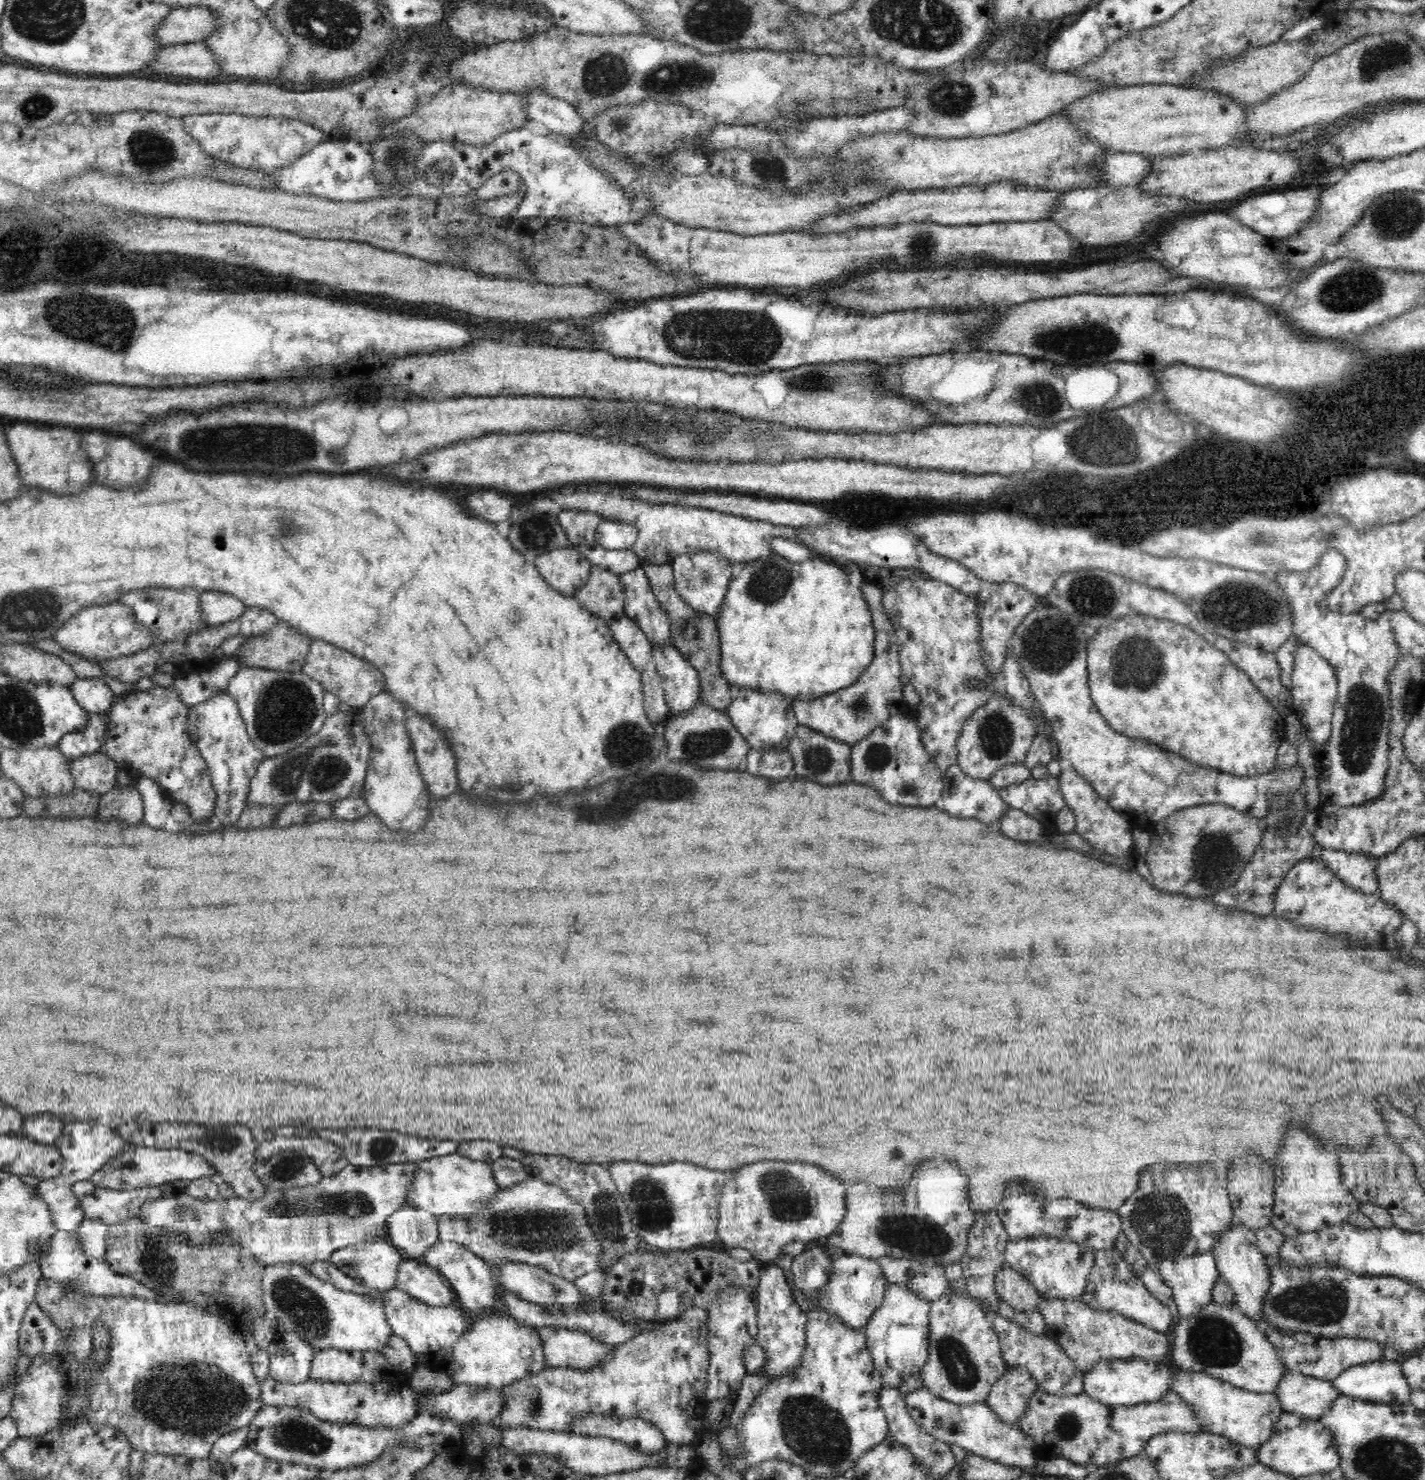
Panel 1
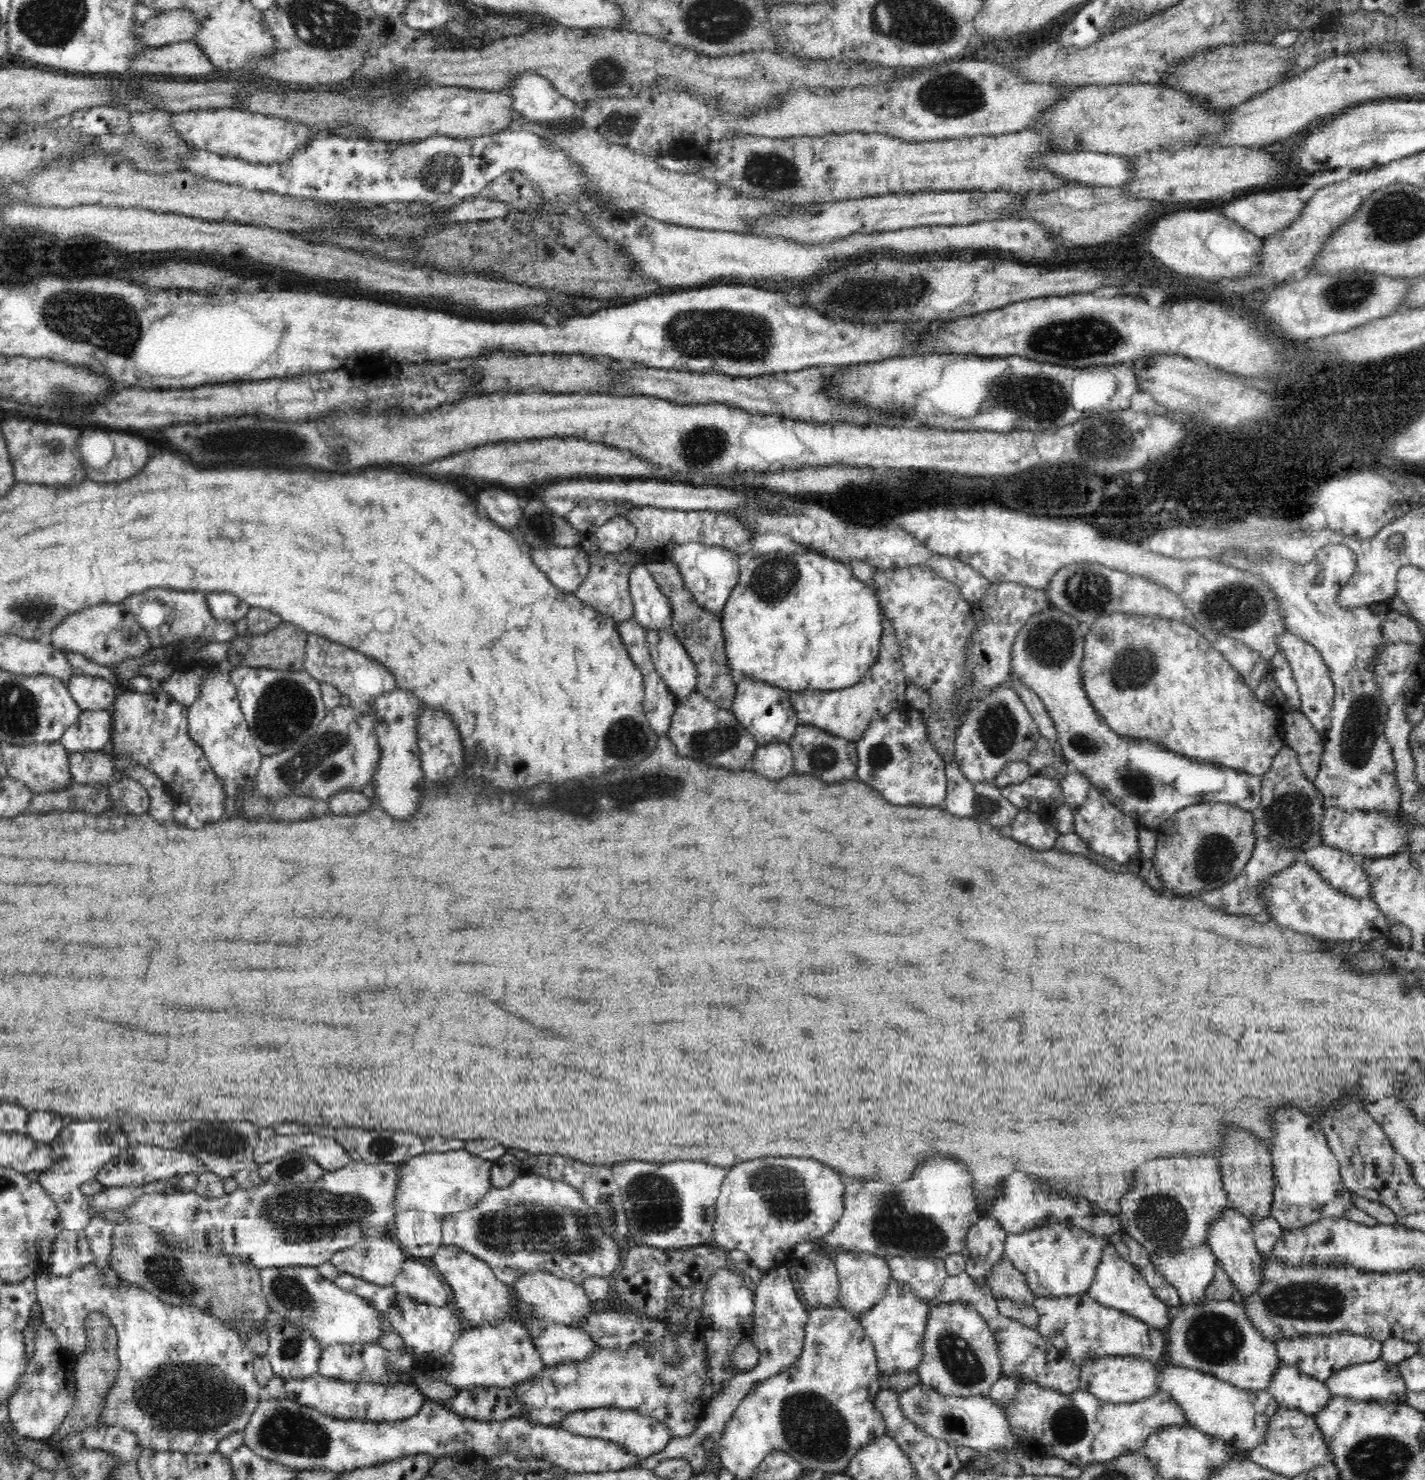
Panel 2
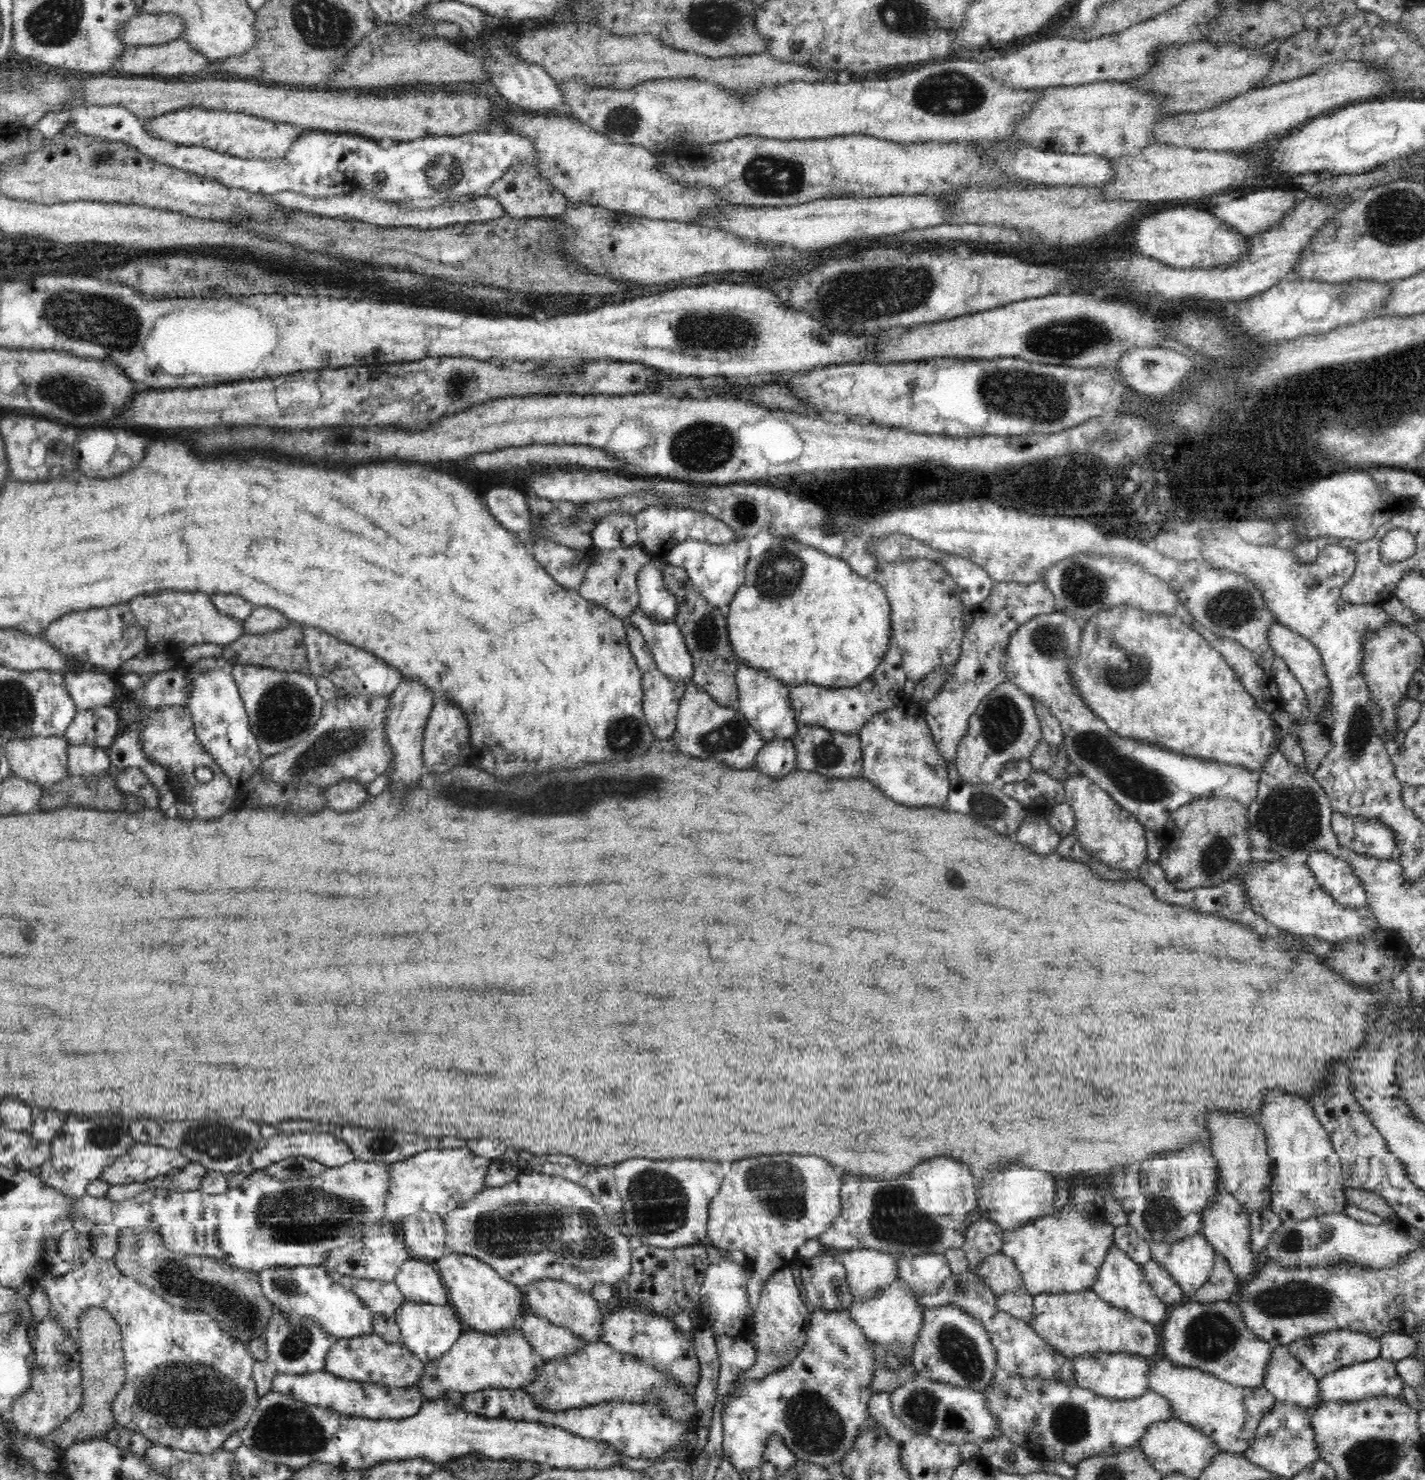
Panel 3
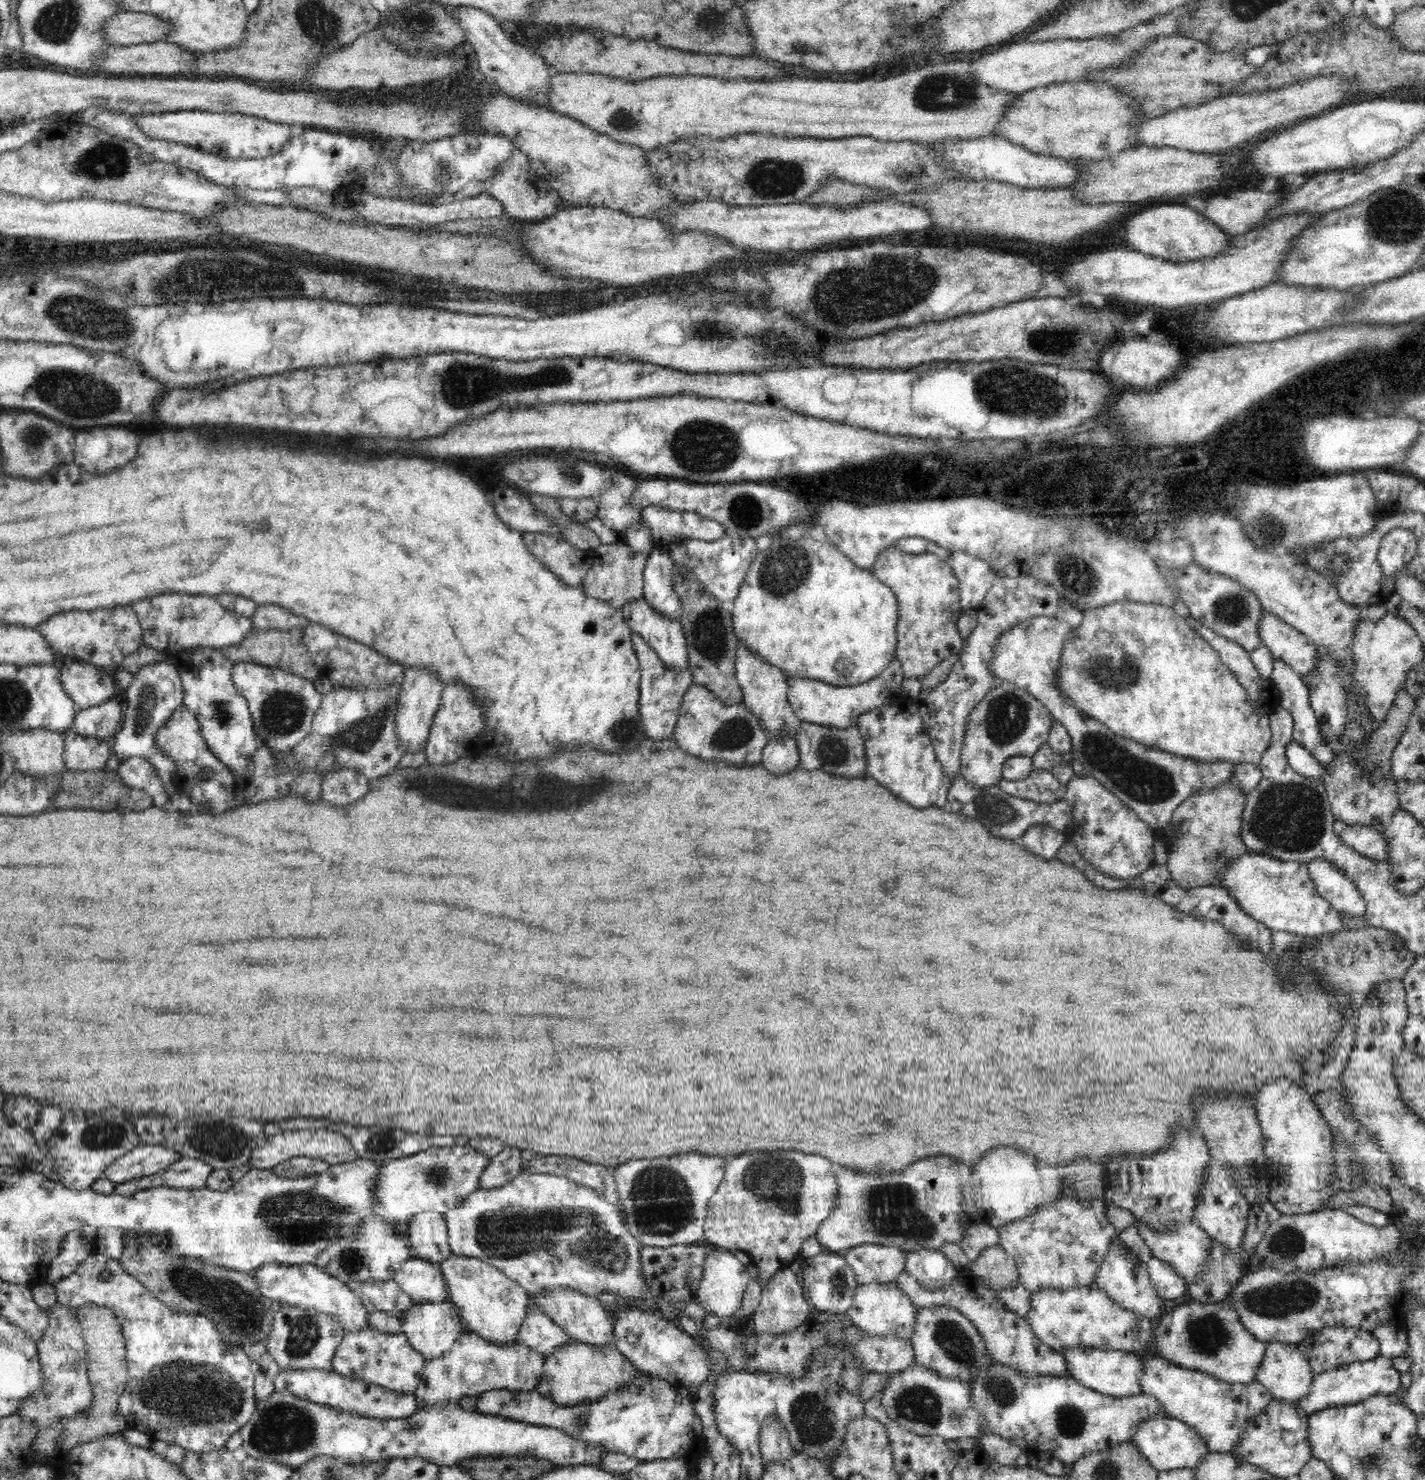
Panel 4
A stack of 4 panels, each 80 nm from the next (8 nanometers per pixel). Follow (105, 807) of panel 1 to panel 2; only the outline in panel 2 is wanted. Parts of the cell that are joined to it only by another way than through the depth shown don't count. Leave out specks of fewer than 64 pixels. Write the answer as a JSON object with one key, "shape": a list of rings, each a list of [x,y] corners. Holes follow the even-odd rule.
{"shape":[[[124,776],[121,781],[114,782],[108,788],[110,812],[124,812],[124,814],[144,814],[148,810],[148,793],[140,783]]]}

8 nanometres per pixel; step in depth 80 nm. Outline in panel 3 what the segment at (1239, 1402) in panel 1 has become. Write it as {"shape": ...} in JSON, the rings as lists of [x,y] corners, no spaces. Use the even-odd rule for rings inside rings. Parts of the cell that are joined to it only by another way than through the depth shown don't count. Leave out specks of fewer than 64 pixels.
{"shape":[[[1168,1359],[1160,1360],[1154,1368],[1149,1386],[1167,1398],[1178,1421],[1192,1425],[1212,1439],[1224,1453],[1244,1454],[1256,1438],[1256,1430],[1262,1416],[1268,1414],[1275,1404],[1275,1397],[1261,1387],[1239,1387],[1222,1381],[1203,1370],[1175,1365]]]}

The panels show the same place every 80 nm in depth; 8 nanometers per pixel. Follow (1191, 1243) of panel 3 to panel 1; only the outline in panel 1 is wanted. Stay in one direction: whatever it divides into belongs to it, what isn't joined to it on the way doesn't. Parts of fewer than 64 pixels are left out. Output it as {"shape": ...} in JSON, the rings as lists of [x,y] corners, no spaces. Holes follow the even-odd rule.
{"shape":[[[1210,1253],[1190,1255],[1183,1259],[1179,1258],[1177,1261],[1164,1259],[1156,1269],[1162,1275],[1166,1284],[1172,1289],[1176,1310],[1179,1316],[1178,1322],[1195,1315],[1198,1311],[1206,1308],[1208,1304],[1212,1304],[1213,1286],[1220,1276],[1214,1255],[1210,1255]]]}

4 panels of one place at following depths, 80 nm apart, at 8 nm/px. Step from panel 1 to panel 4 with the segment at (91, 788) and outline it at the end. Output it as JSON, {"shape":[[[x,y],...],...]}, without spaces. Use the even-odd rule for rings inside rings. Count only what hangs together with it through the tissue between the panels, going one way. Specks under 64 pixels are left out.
{"shape":[[[65,733],[65,768],[68,771],[88,772],[106,768],[112,751],[103,740],[74,733]]]}

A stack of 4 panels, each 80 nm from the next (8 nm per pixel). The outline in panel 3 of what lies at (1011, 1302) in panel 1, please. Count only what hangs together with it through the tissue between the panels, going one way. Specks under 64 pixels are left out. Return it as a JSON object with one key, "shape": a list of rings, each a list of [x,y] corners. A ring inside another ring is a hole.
{"shape":[[[1002,1252],[990,1255],[977,1268],[976,1273],[984,1278],[996,1298],[1004,1294],[1016,1294],[1016,1291],[1026,1291],[1021,1272],[1012,1257]]]}

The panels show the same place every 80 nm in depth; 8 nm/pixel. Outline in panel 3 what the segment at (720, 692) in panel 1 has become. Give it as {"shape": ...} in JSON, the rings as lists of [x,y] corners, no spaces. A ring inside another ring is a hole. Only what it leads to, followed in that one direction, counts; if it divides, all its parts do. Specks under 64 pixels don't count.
{"shape":[[[666,562],[662,564],[662,581],[664,587],[676,597],[678,614],[674,622],[680,627],[680,633],[693,658],[693,684],[700,691],[707,692],[717,703],[724,707],[738,707],[738,692],[735,676],[738,670],[738,661],[728,641],[726,629],[726,616],[718,607],[708,603],[692,581],[688,578],[686,570]]]}

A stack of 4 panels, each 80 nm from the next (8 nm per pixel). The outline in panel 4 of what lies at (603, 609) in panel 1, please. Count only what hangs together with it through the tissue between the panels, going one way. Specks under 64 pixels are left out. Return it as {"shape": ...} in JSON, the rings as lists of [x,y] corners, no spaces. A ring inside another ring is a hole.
{"shape":[[[626,542],[611,545],[601,544],[591,551],[592,564],[581,585],[588,598],[601,599],[622,610],[633,600],[643,598],[643,572],[648,554],[636,552]]]}

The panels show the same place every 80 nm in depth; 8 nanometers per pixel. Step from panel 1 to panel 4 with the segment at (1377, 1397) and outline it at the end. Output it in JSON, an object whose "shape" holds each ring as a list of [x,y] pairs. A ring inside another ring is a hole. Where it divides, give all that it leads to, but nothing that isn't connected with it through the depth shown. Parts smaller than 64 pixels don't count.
{"shape":[[[1379,1354],[1376,1358],[1367,1361],[1351,1362],[1313,1375],[1309,1393],[1296,1403],[1305,1413],[1311,1415],[1330,1406],[1354,1404],[1376,1395],[1391,1395],[1400,1390],[1400,1376],[1393,1359]]]}

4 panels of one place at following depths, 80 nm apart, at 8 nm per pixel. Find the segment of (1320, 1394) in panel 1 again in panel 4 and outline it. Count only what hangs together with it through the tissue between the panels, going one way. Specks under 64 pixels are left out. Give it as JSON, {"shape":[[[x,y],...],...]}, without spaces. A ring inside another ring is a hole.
{"shape":[[[1273,1342],[1267,1343],[1256,1378],[1274,1399],[1296,1403],[1309,1393],[1313,1375],[1296,1343]]]}

